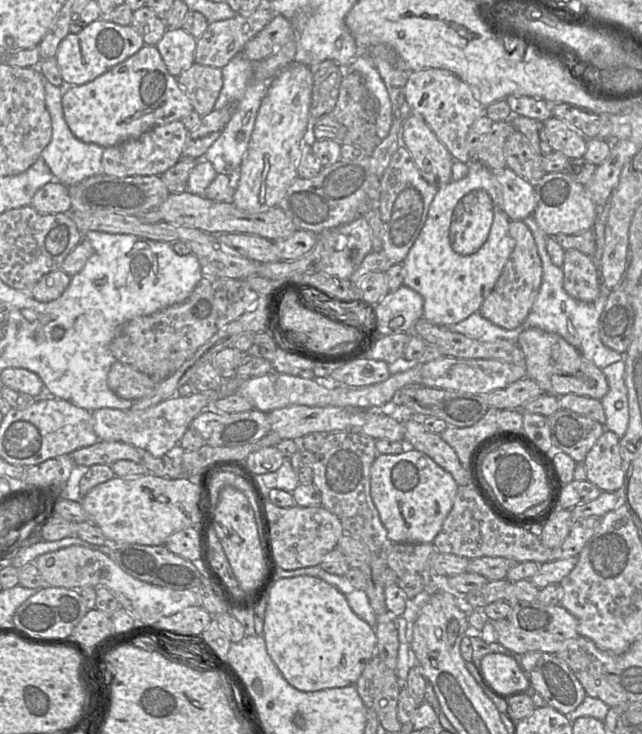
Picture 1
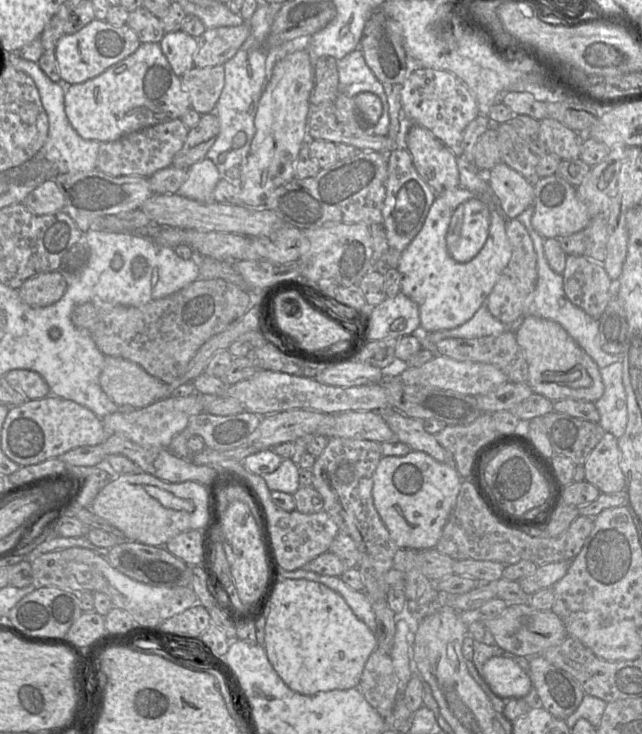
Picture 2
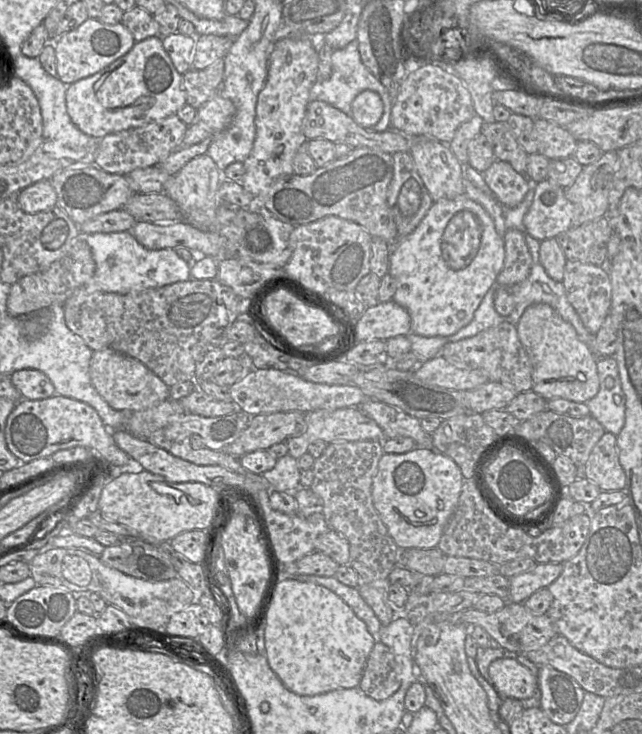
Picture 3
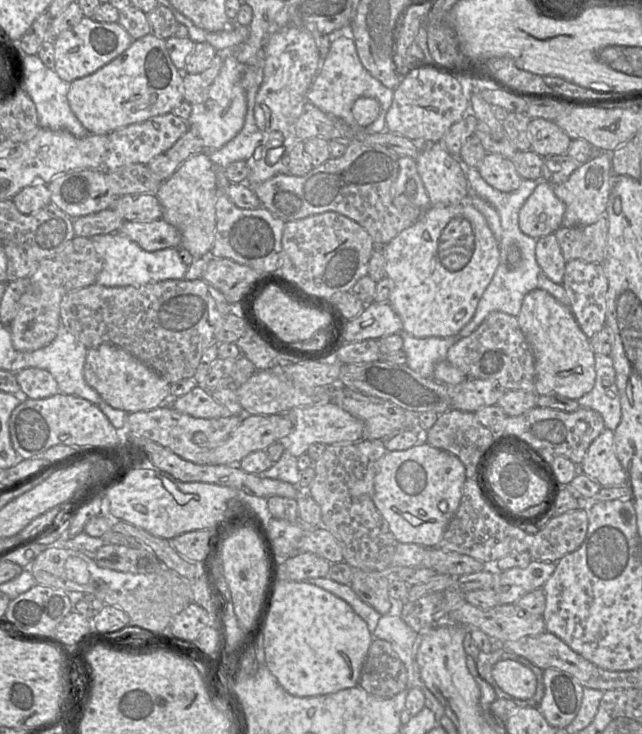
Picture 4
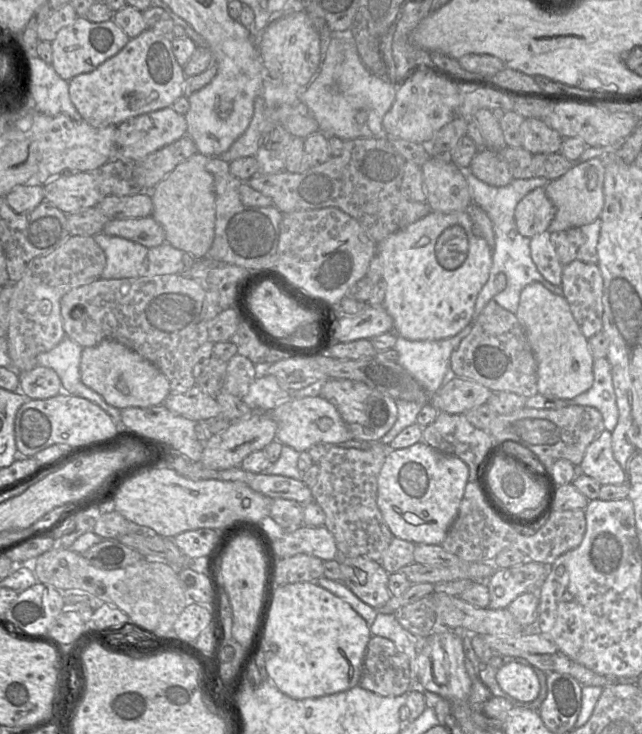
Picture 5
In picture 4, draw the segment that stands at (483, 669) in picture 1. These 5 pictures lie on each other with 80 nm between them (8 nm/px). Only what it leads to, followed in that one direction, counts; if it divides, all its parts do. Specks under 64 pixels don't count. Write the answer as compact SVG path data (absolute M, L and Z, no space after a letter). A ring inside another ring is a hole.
M501 660L492 669L498 687L513 698L529 700L536 693L537 677L533 671L516 660Z

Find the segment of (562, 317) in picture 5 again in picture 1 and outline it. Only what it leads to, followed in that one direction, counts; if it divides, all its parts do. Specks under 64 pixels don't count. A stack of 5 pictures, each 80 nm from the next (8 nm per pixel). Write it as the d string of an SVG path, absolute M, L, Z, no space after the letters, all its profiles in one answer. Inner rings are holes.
M529 328L519 335L517 343L525 356L527 377L537 382L546 394L557 397L576 394L601 400L608 392L609 385L603 370L560 335Z

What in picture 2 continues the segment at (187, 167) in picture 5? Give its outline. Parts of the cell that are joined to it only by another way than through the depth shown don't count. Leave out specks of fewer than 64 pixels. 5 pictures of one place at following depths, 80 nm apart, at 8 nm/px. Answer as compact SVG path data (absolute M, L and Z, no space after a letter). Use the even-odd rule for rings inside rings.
M205 157L191 165L187 171L187 179L177 193L201 203L215 202L213 200L213 191L221 178L215 164Z

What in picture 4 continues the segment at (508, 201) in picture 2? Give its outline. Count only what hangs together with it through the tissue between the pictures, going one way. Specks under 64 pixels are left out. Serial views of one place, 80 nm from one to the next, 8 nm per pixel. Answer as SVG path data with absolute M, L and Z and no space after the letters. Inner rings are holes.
M487 153L476 169L490 186L504 193L517 190L523 181L513 162L500 154Z

